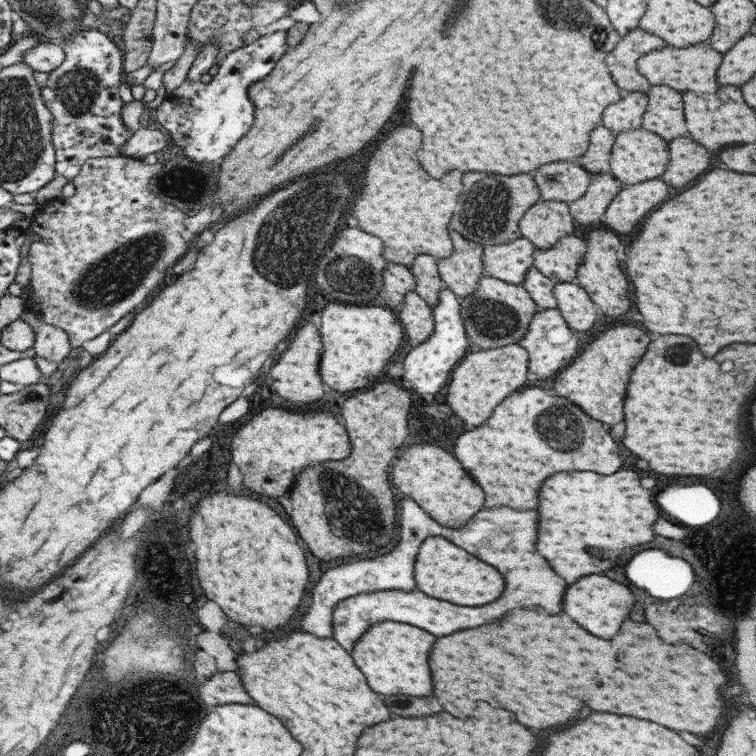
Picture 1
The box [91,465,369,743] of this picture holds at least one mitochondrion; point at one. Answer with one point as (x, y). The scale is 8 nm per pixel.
(173, 720)

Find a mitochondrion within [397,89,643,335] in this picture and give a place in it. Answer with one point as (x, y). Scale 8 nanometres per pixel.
(486, 211)

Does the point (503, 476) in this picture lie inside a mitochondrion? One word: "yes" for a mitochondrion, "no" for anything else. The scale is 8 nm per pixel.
no

